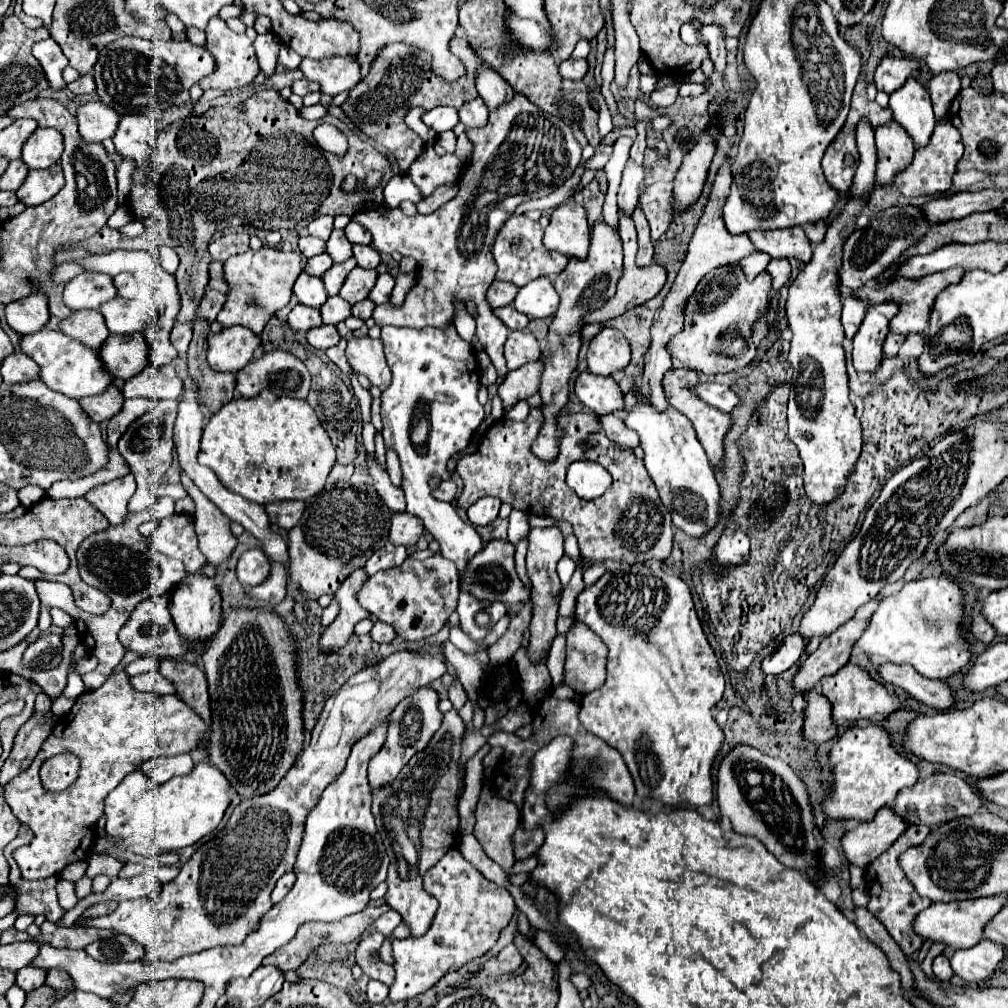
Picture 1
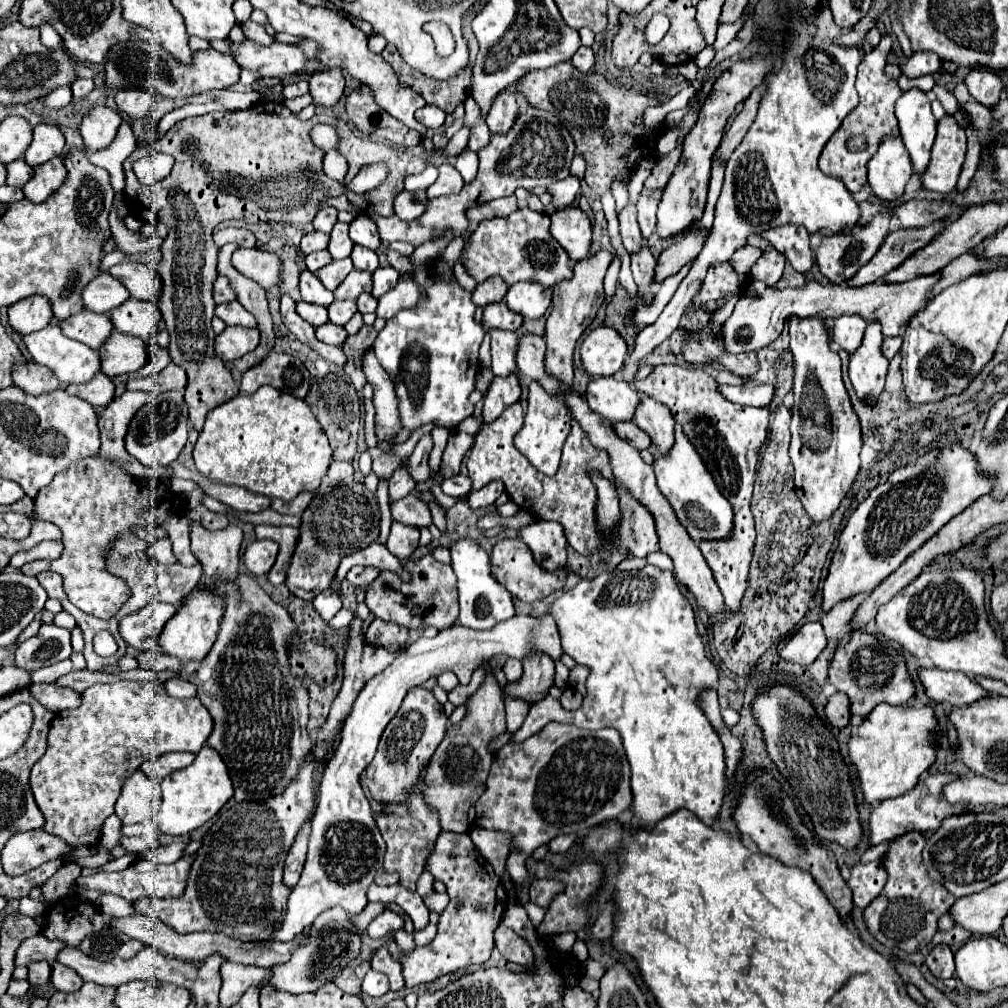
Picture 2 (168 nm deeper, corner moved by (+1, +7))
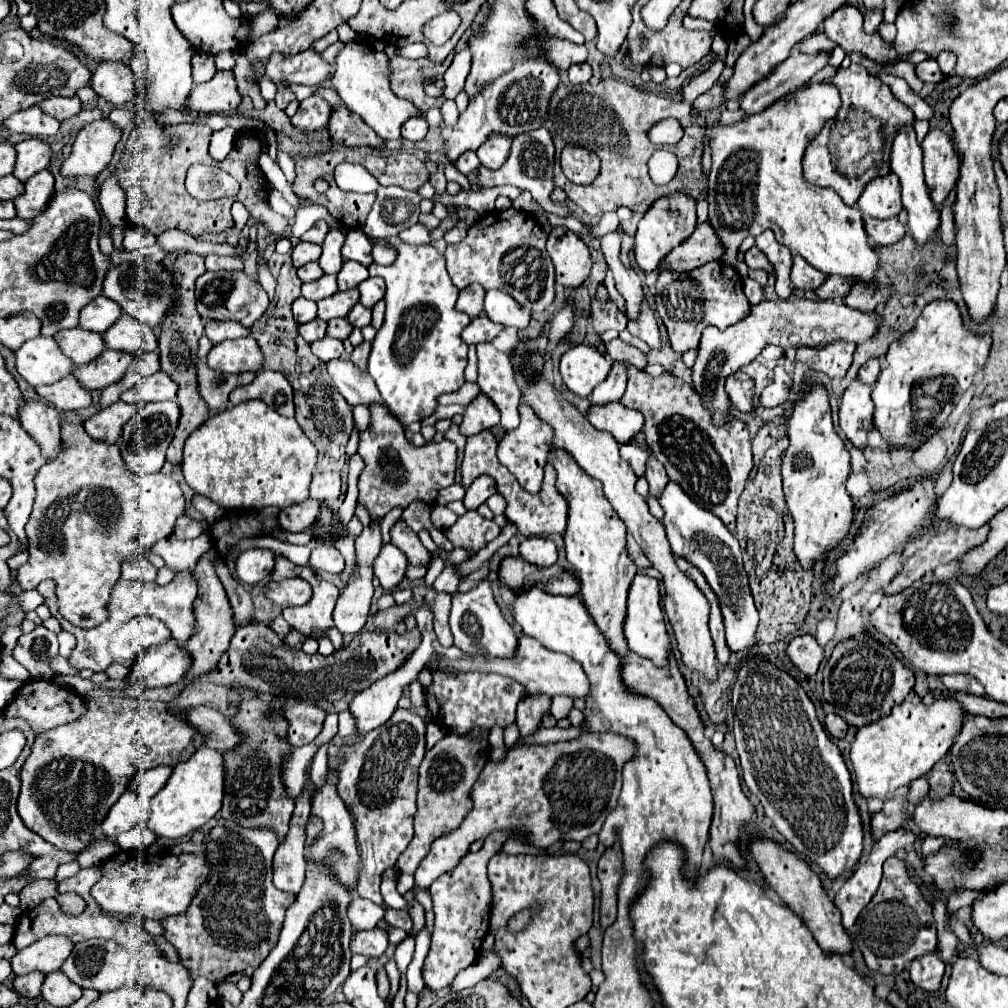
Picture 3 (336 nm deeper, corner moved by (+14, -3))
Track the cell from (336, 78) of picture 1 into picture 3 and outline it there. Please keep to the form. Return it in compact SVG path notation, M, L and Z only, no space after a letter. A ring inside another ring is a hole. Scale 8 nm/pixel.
M314 95L300 103L296 115L292 117L292 125L302 133L312 133L328 125L330 113L332 113L332 107L322 97Z

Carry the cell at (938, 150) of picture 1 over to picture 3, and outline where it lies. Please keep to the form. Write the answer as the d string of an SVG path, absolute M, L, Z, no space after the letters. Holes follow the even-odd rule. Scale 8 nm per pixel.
M932 129L926 135L922 149L924 149L924 175L930 187L930 197L936 205L940 205L954 189L960 177L960 159L952 147L950 137L940 129Z

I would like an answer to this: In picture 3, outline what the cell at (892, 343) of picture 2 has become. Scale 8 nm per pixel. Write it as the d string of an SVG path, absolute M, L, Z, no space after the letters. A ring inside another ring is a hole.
M870 359L866 365L862 365L862 369L858 371L858 377L862 383L866 385L874 385L880 373L880 359Z

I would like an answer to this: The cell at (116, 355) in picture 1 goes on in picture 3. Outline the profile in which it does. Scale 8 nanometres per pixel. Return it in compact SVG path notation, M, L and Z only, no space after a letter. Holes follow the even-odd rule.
M106 349L96 361L76 367L74 375L80 381L80 385L86 387L88 391L104 389L112 383L118 383L126 375L130 361L132 357L128 353Z

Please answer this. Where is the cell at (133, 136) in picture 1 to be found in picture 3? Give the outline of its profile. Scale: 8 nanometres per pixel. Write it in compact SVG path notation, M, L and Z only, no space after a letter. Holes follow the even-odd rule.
M98 63L92 73L92 89L114 105L124 105L134 97L132 71L126 63Z

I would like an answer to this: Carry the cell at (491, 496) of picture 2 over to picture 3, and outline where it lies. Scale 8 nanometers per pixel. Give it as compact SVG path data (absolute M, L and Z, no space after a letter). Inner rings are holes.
M480 475L468 489L466 489L466 497L464 497L464 505L468 509L476 509L482 503L486 503L488 497L492 497L496 493L496 483L492 477L488 475Z

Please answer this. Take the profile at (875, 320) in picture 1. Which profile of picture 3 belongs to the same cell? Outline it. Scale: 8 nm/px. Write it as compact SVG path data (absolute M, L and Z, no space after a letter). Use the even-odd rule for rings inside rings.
M854 379L852 385L846 389L840 401L840 429L848 437L848 441L856 449L864 449L868 445L868 429L872 425L872 413L874 403L870 399L872 387L858 383L860 379Z

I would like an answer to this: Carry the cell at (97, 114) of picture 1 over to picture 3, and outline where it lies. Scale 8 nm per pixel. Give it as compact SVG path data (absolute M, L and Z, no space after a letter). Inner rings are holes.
M100 119L88 123L76 137L70 157L62 163L62 177L98 177L112 159L114 147L122 131L110 121Z

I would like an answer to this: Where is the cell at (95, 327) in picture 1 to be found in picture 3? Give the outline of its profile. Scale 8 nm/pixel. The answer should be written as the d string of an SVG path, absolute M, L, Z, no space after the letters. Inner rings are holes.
M82 327L62 329L54 335L54 339L60 345L60 349L70 357L74 367L92 363L106 349L98 333L90 333Z

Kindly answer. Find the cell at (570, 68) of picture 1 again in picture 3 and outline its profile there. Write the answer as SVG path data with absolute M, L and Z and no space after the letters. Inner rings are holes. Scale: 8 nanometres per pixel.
M580 63L580 65L572 65L568 69L570 73L570 83L574 85L582 85L582 83L588 83L590 77L592 77L592 67L588 63Z

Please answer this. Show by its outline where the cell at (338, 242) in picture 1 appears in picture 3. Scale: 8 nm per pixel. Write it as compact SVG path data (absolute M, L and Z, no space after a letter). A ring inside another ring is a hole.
M334 229L334 231L330 231L326 235L326 241L322 245L322 257L318 261L320 267L324 269L324 273L336 275L340 271L342 261L344 261L342 253L340 253L340 249L344 245L344 239L346 239L346 235L342 231L338 231L338 229Z

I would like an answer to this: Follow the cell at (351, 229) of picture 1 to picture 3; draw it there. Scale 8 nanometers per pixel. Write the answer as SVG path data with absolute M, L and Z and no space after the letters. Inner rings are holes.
M362 229L348 231L346 243L342 247L342 255L344 255L344 259L358 261L358 263L362 263L366 267L372 263L372 245L366 239L366 235L362 233Z

